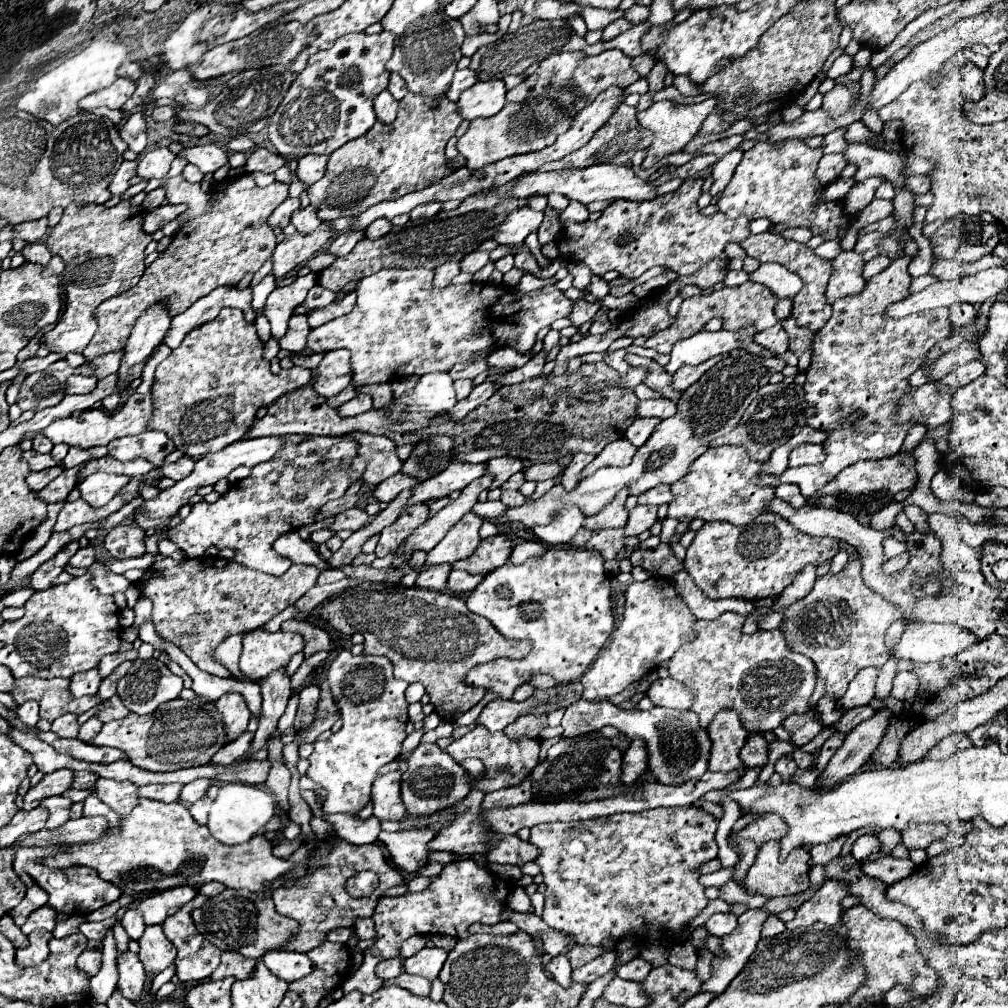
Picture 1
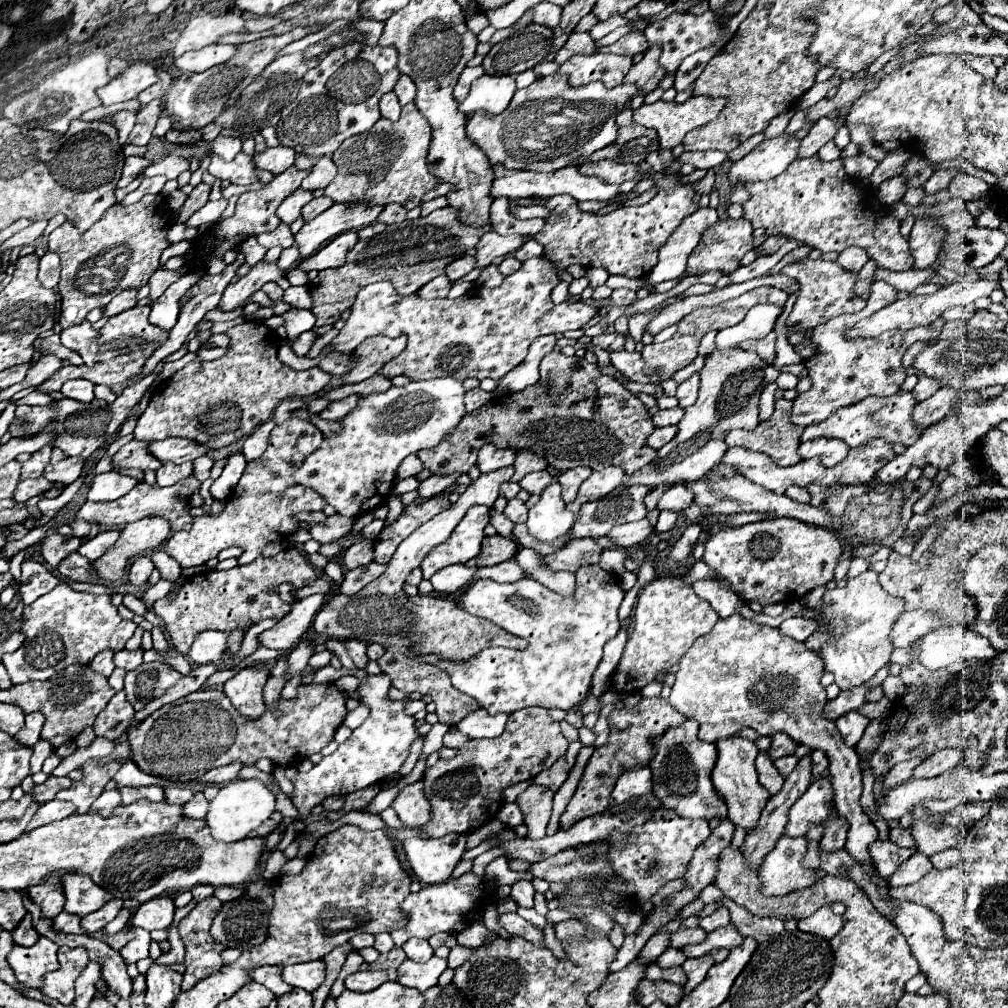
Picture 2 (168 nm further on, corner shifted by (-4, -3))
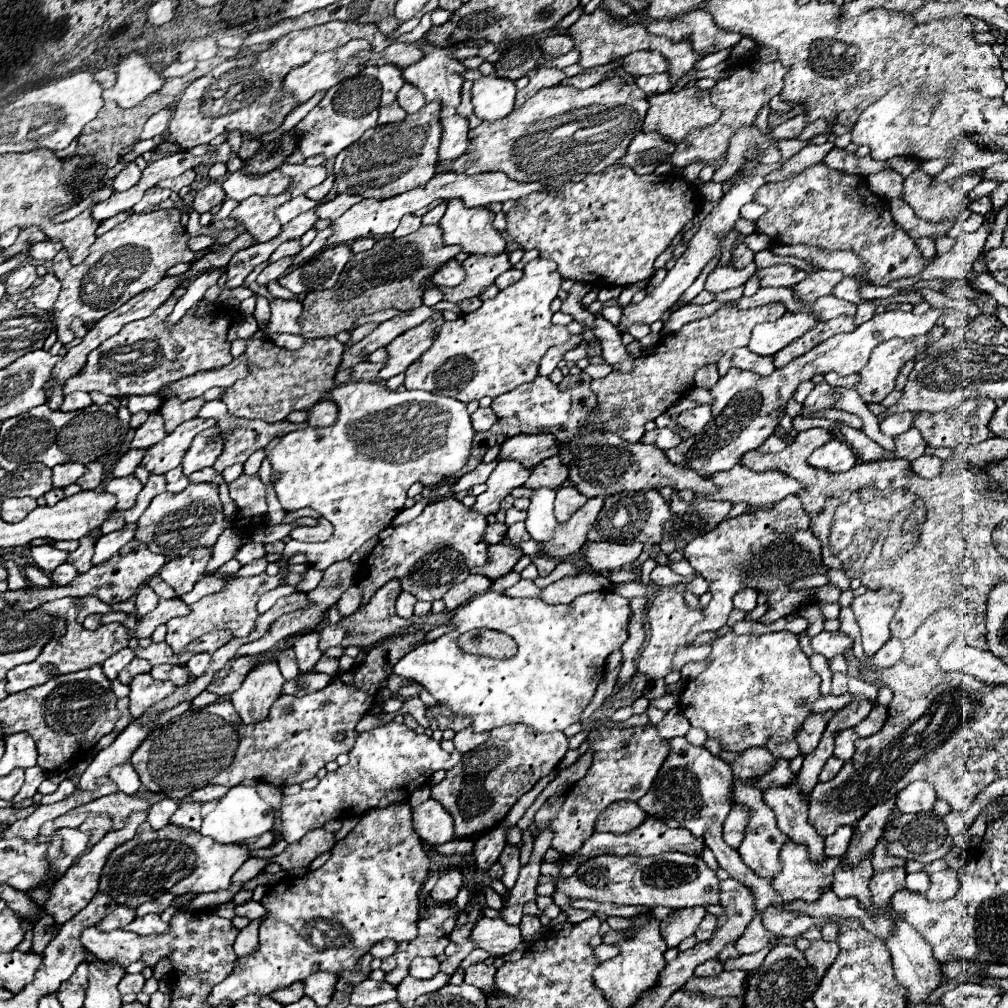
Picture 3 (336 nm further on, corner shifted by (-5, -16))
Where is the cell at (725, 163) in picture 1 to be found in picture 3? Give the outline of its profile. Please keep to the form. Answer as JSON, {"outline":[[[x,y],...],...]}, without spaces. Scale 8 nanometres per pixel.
{"outline":[[[752,202],[752,204],[746,204],[746,206],[742,208],[742,218],[746,218],[746,220],[754,222],[754,220],[758,220],[758,218],[760,218],[764,212],[766,212],[766,208],[764,208],[762,204]]]}

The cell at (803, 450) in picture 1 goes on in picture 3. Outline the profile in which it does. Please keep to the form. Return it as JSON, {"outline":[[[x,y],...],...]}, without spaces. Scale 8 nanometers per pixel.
{"outline":[[[830,440],[828,444],[816,448],[808,456],[808,464],[814,468],[828,470],[832,474],[842,474],[842,472],[848,472],[856,464],[856,454],[850,450],[848,444]]]}

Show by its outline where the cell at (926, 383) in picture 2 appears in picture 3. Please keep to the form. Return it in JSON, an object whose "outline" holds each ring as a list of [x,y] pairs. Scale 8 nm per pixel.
{"outline":[[[900,412],[900,414],[894,414],[894,416],[888,416],[880,422],[880,430],[886,434],[886,436],[898,436],[902,432],[906,432],[912,422],[914,422],[914,416],[918,416],[918,412]]]}

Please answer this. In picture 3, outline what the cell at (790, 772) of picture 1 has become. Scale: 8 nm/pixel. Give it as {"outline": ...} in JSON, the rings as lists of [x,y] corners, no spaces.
{"outline":[[[778,760],[776,768],[772,768],[772,772],[768,772],[766,776],[758,778],[760,780],[760,788],[772,788],[772,786],[788,786],[794,780],[794,772],[790,770],[788,760]]]}

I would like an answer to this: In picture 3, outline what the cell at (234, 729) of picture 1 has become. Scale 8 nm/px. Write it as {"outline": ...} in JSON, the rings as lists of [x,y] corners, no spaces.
{"outline":[[[264,660],[264,664],[254,668],[242,686],[230,694],[230,702],[246,724],[262,722],[268,716],[272,702],[282,694],[284,682],[278,662]]]}

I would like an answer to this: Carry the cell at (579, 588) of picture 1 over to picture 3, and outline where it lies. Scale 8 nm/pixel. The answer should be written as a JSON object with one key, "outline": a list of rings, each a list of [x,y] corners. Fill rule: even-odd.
{"outline":[[[486,590],[456,610],[454,618],[450,620],[454,624],[452,632],[440,636],[434,642],[416,646],[398,660],[392,672],[420,682],[438,702],[446,704],[456,714],[472,716],[472,728],[476,732],[490,732],[506,724],[526,724],[538,732],[566,730],[570,724],[580,722],[582,710],[590,704],[596,686],[604,676],[606,658],[628,638],[626,628],[632,614],[628,602],[628,598],[622,598],[612,590],[588,592],[570,604],[546,604],[540,598],[512,598],[494,590]],[[470,628],[490,628],[512,636],[518,644],[516,656],[497,660],[463,653],[456,644],[456,638]]]}

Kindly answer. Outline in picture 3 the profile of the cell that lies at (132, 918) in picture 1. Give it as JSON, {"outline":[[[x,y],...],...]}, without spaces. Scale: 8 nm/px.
{"outline":[[[138,972],[138,974],[126,974],[126,976],[120,980],[118,990],[120,990],[120,994],[140,992],[140,990],[142,990],[142,986],[144,986],[144,982],[146,982],[146,978],[144,978],[140,972]]]}

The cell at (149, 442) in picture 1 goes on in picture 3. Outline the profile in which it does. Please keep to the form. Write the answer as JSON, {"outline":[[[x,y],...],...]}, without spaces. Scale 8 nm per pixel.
{"outline":[[[216,426],[214,428],[210,428],[210,430],[204,430],[204,432],[200,432],[194,440],[192,440],[192,444],[190,444],[190,448],[186,450],[186,454],[184,454],[184,458],[182,458],[182,472],[186,474],[186,476],[190,476],[192,472],[196,472],[196,470],[202,470],[202,468],[206,468],[206,466],[212,466],[214,462],[216,462],[216,458],[220,456],[220,452],[222,452],[222,440],[216,440],[216,442],[212,442],[212,438],[216,438]]]}

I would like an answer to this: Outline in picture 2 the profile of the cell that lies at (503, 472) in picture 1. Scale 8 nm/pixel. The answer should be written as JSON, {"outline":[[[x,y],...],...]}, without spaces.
{"outline":[[[523,449],[523,451],[519,451],[513,467],[515,467],[515,475],[511,477],[511,481],[521,481],[527,473],[545,471],[545,469],[547,469],[547,461],[543,461],[543,459],[541,459],[539,455],[535,455],[533,451]]]}

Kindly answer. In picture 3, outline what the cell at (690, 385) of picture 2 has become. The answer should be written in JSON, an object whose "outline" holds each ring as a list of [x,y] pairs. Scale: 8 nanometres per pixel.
{"outline":[[[700,404],[700,406],[686,410],[678,416],[678,424],[688,428],[692,434],[700,432],[708,424],[708,420],[710,420],[710,406],[708,404]]]}

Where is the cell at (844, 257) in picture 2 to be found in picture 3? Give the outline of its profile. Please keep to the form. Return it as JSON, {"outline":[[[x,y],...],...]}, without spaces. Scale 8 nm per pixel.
{"outline":[[[816,270],[808,274],[808,280],[794,286],[794,296],[802,302],[816,300],[820,296],[832,294],[834,286],[844,278],[842,270]]]}

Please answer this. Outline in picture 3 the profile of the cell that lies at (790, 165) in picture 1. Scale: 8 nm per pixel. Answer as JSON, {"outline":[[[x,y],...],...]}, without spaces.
{"outline":[[[814,164],[788,182],[764,184],[756,192],[756,202],[768,210],[756,220],[756,232],[770,236],[776,244],[818,246],[822,250],[852,250],[868,268],[870,282],[888,286],[894,280],[918,276],[928,260],[916,242],[894,222],[890,202],[868,190],[864,176],[842,174]]]}

